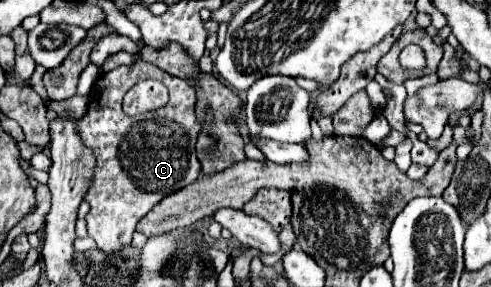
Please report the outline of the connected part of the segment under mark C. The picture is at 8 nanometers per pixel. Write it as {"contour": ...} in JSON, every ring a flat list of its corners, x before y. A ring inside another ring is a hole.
{"contour":[[134,53,132,65,116,67,96,79,90,91,88,111,76,121,76,127,82,143,96,155,96,167,92,169,92,179,84,195,84,201,90,205,86,223,88,235,106,255,130,245,138,221,160,203,160,199,198,179,200,163,194,145,200,125,194,115,194,103,196,93,190,85,156,65,146,63,140,53],[142,79,164,79,164,85,170,91,170,101,158,111,128,117,122,111,122,97]]}

